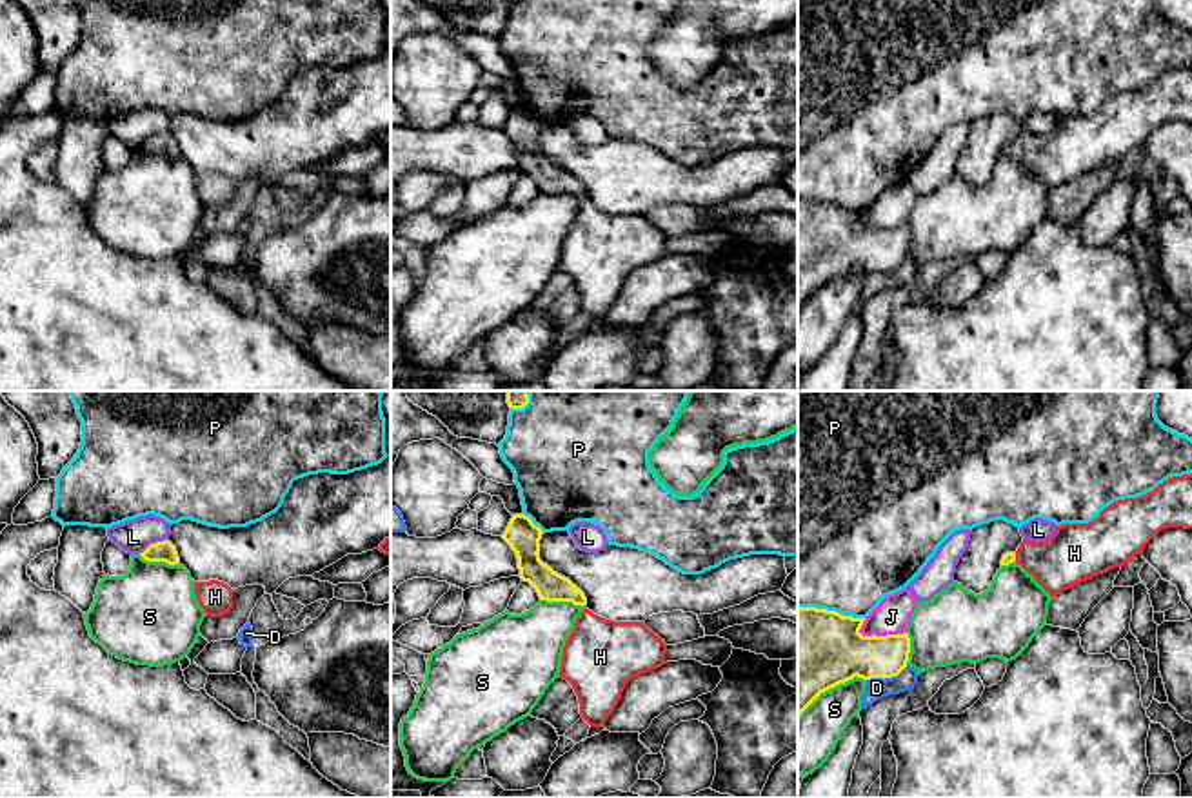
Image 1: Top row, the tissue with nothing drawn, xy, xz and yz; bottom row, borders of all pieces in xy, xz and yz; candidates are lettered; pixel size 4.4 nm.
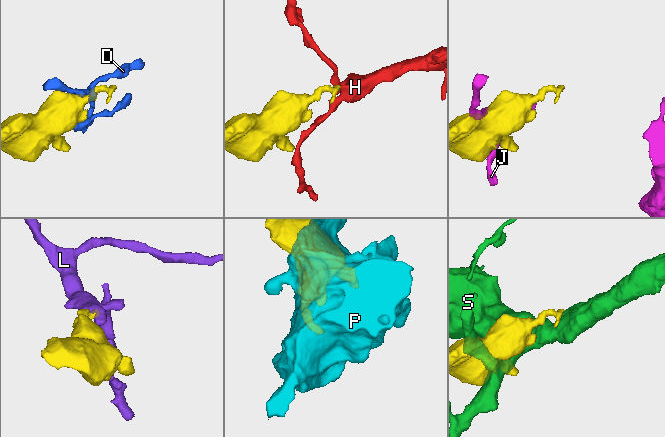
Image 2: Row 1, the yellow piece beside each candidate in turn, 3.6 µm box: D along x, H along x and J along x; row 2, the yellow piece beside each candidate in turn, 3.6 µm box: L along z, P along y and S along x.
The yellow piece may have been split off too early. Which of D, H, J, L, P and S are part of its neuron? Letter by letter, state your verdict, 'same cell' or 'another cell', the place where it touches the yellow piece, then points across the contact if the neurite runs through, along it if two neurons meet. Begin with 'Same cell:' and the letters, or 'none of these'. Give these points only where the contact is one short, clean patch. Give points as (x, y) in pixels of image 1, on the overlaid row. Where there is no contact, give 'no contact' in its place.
Same cell: H
D: another cell; contact yz (887, 677)
H: same cell; contact yz (1014, 558); way yz (1007, 558), (1014, 558), (1062, 558), (1071, 555)
J: another cell; contact yz (882, 637)
L: another cell; contact xy (153, 544); border xy (168, 538), (151, 542), (139, 553)
P: another cell; contact yz (831, 611)
S: another cell; contact yz (831, 688)

